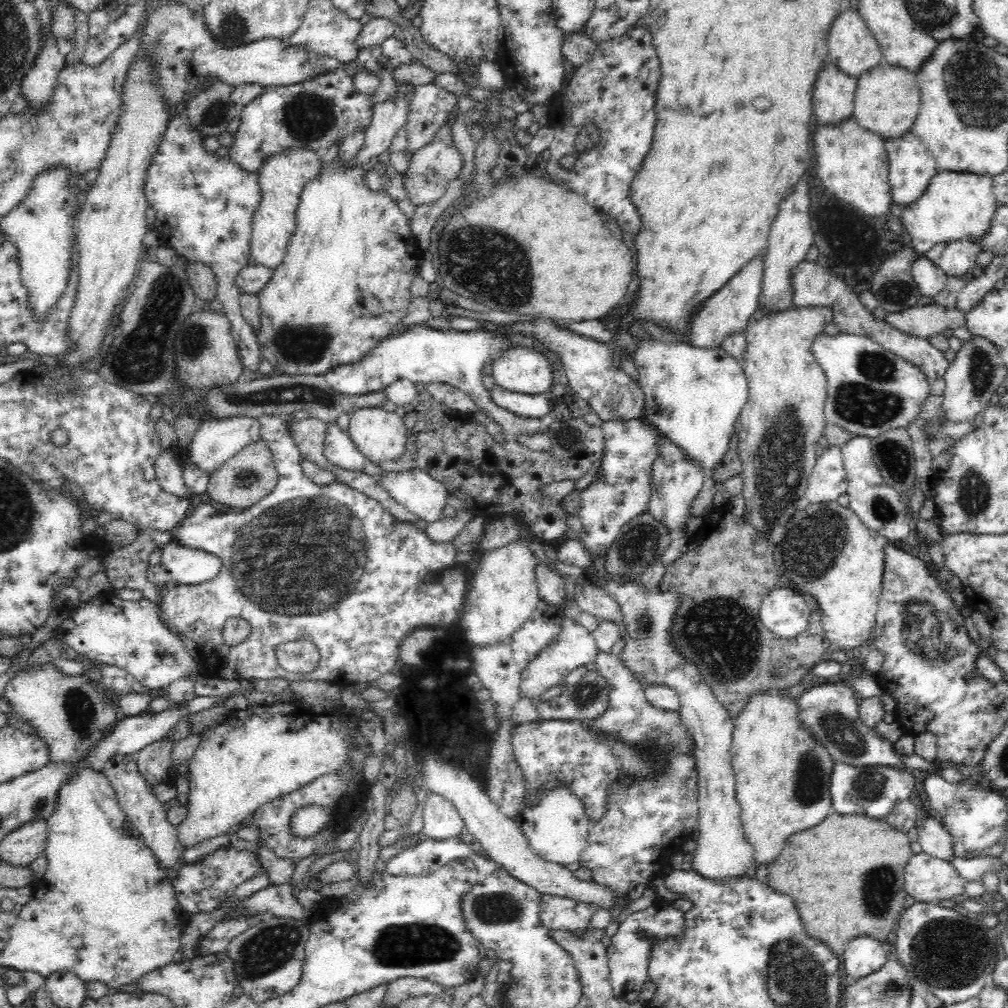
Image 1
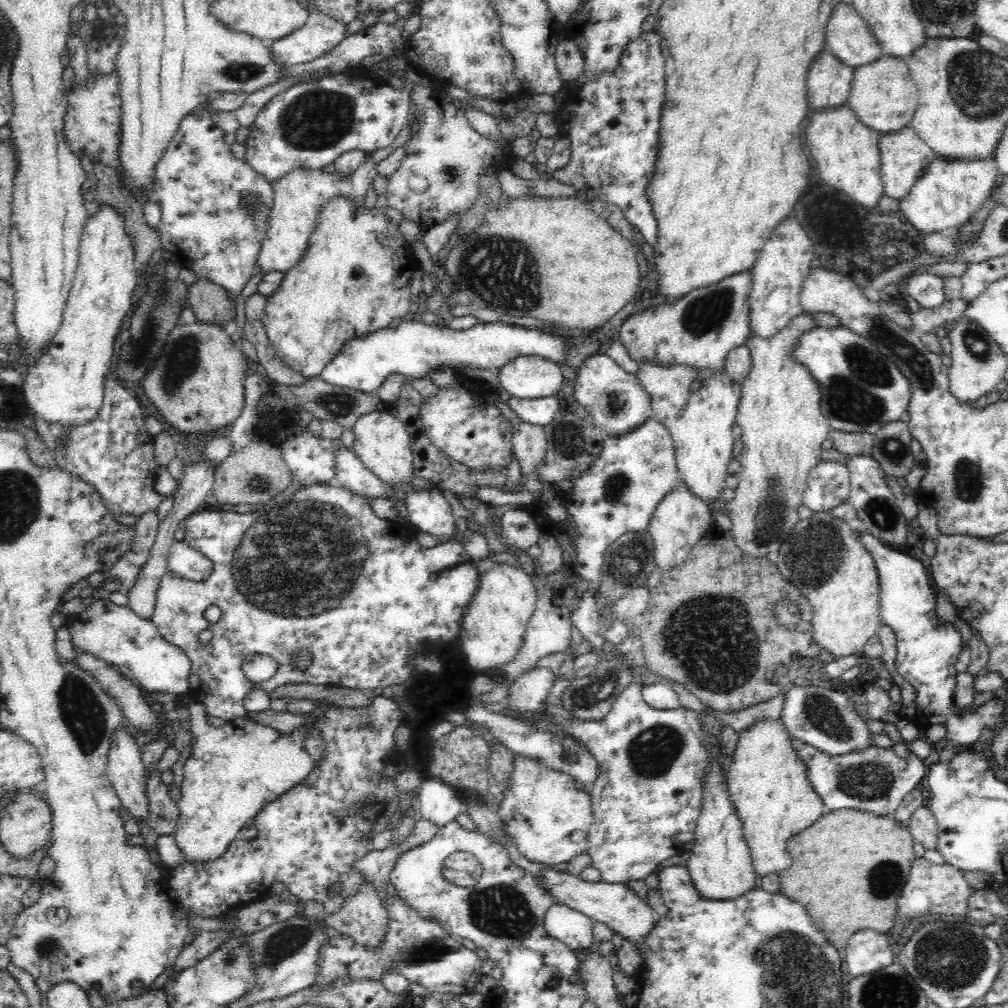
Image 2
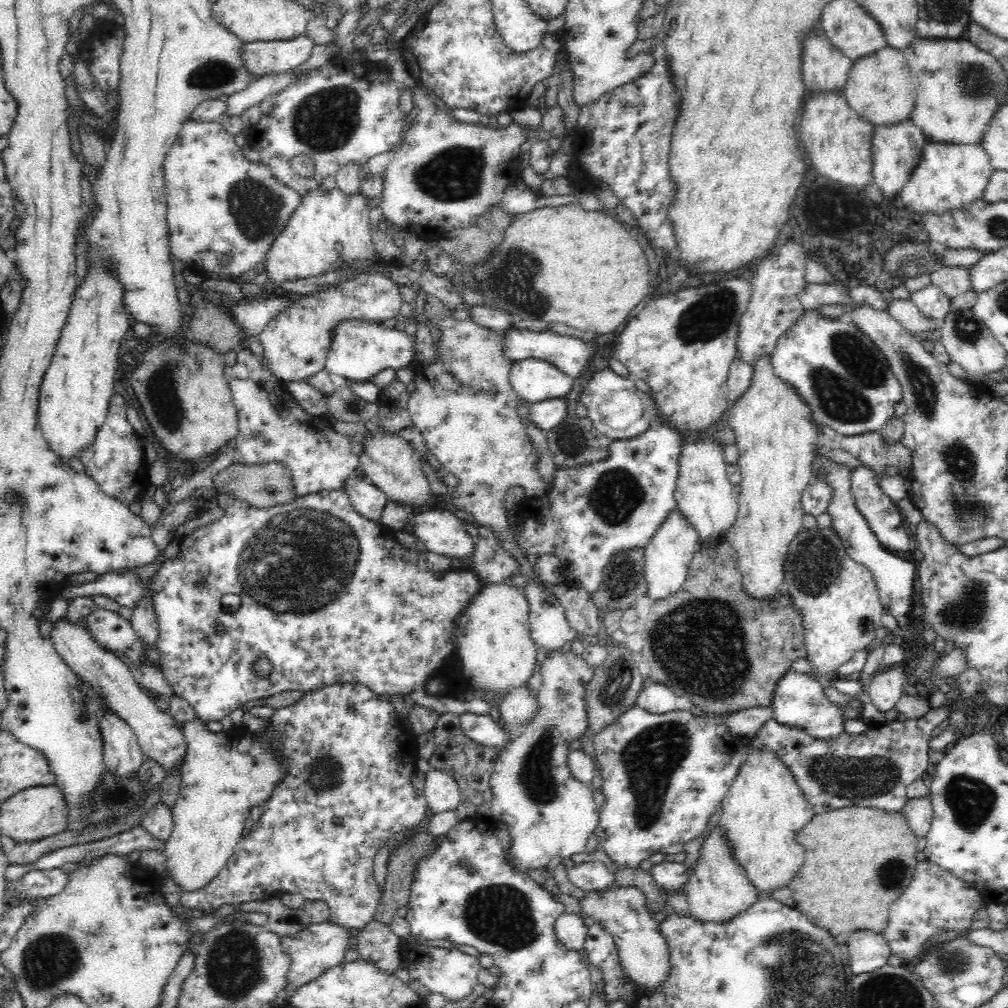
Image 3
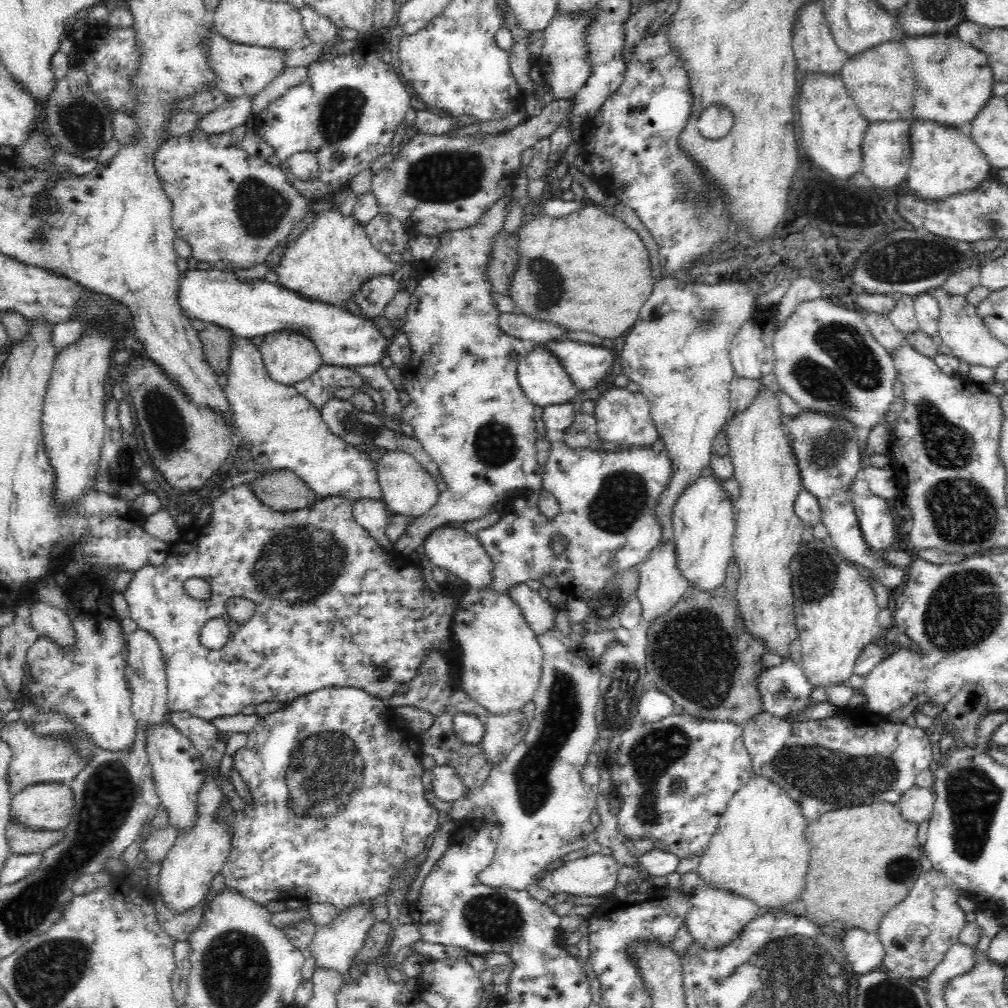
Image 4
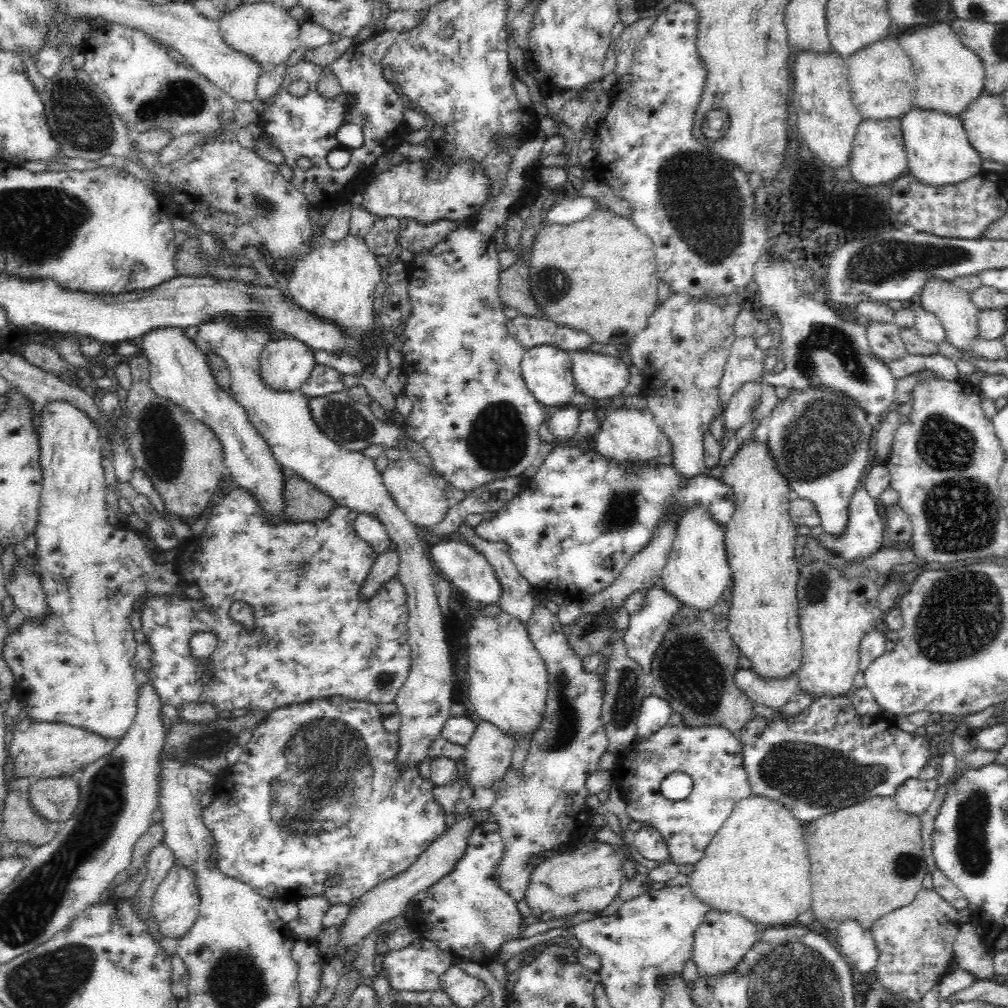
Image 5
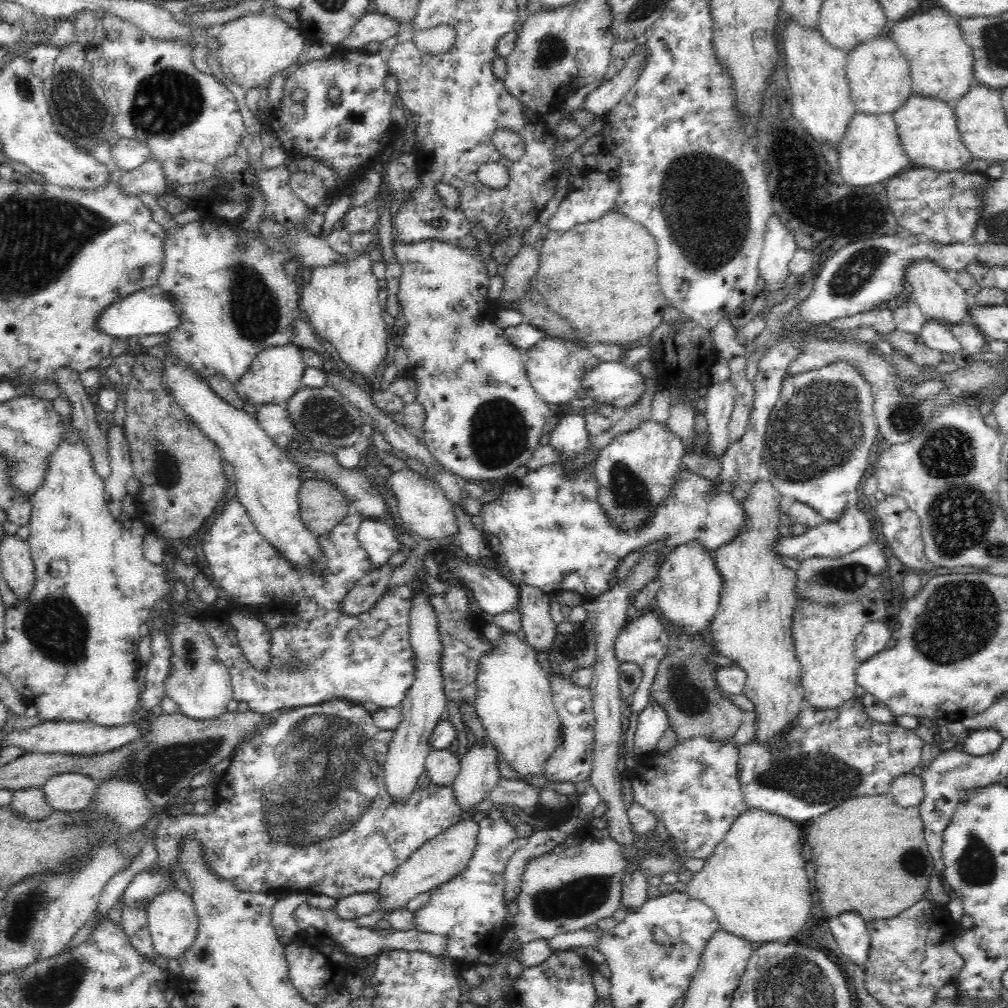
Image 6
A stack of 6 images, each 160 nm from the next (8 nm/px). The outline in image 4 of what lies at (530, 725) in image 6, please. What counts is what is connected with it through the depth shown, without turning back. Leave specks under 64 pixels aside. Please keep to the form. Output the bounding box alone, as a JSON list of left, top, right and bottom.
[446,587,543,715]

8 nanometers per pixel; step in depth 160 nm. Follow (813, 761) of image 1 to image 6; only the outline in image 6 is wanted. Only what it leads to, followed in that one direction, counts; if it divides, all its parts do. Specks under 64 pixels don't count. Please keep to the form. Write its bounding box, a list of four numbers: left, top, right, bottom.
[687,808,815,948]

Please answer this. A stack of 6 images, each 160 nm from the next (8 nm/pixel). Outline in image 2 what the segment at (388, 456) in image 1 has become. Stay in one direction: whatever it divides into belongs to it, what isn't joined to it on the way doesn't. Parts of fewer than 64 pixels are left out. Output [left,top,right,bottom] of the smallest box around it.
[352,409,414,487]

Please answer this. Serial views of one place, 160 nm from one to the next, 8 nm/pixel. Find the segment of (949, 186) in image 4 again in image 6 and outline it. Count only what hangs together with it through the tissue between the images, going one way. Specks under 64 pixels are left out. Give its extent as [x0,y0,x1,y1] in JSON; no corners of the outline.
[893,92,971,172]

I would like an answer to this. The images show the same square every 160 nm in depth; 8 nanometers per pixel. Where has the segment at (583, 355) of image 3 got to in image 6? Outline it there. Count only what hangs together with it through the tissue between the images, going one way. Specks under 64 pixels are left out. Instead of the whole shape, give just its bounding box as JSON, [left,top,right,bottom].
[582,361,645,411]

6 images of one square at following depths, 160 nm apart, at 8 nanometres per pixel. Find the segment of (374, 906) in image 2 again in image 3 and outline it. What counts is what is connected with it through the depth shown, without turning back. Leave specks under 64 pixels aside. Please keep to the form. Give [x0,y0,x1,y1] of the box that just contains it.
[354,921,402,975]

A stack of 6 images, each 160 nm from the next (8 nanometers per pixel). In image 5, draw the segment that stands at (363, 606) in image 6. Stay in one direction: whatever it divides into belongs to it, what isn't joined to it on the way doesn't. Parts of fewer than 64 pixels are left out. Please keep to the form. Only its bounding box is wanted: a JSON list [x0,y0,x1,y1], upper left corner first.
[358,550,398,601]

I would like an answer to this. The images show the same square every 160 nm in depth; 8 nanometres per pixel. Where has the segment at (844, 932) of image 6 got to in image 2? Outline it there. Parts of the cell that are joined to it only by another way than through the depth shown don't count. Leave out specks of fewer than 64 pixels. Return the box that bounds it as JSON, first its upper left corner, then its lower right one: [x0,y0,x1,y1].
[845,928,894,978]

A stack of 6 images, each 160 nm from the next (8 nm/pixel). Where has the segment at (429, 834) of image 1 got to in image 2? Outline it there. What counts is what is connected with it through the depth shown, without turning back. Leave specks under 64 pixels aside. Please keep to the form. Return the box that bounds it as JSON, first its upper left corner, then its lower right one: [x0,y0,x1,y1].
[416,776,464,829]

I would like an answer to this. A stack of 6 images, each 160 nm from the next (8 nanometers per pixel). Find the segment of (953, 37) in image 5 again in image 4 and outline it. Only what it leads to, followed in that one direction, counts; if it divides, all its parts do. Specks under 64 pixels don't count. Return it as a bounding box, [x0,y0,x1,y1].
[900,32,992,129]

